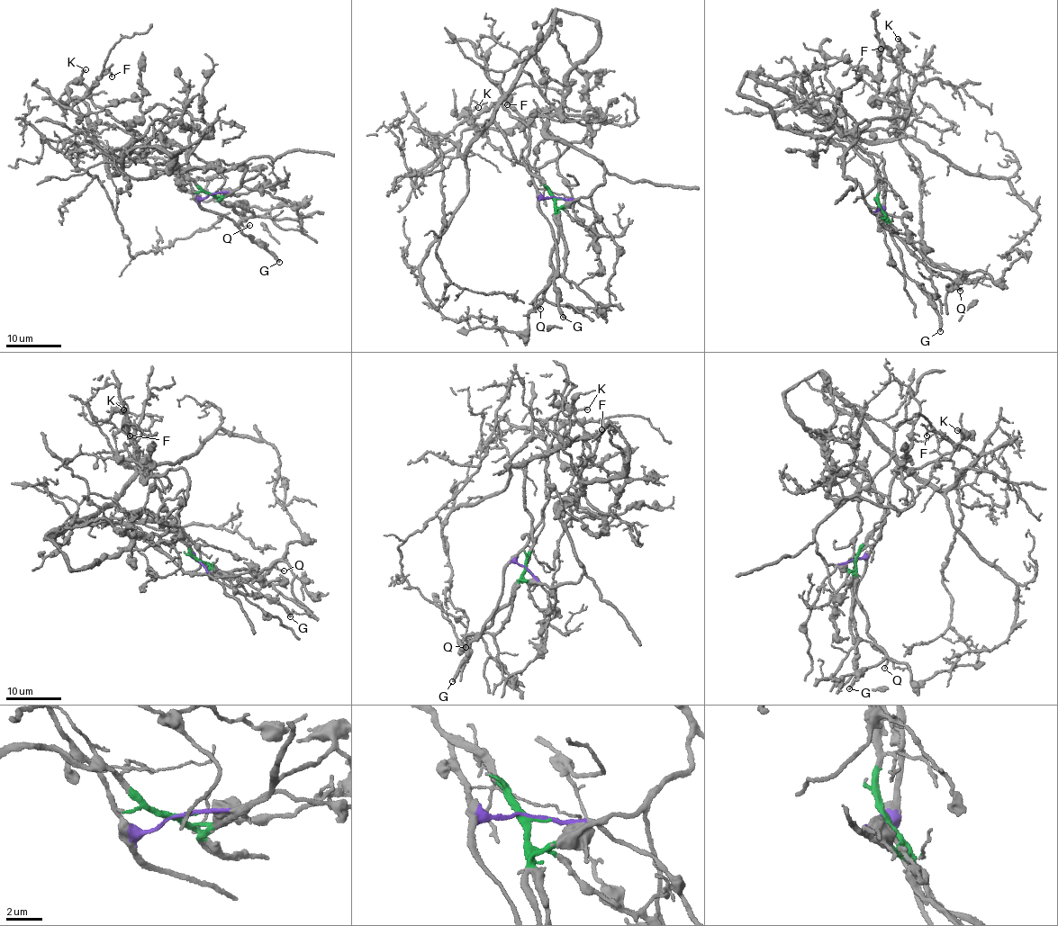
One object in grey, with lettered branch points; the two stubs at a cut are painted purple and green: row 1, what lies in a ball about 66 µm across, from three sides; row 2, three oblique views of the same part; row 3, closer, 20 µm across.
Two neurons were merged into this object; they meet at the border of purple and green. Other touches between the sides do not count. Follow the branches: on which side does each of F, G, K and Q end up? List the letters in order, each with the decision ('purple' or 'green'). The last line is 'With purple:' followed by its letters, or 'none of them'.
F: green
G: purple
K: green
Q: green
With purple: G

